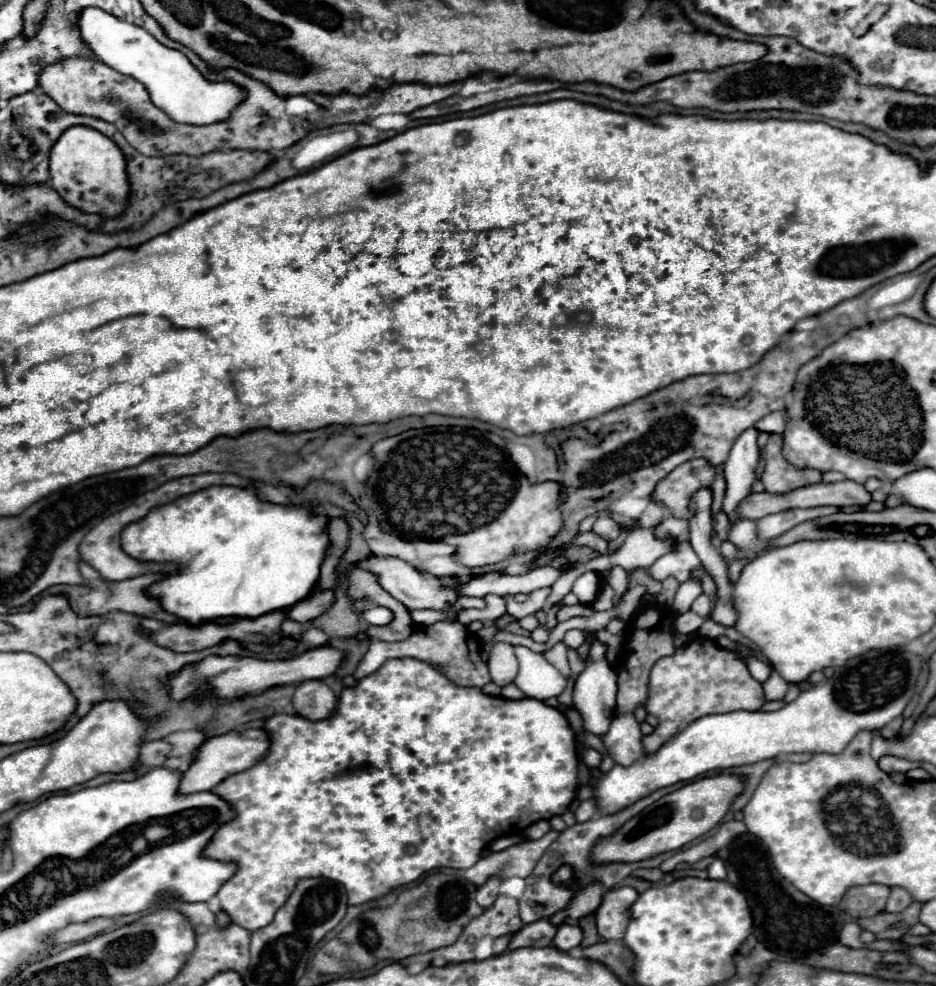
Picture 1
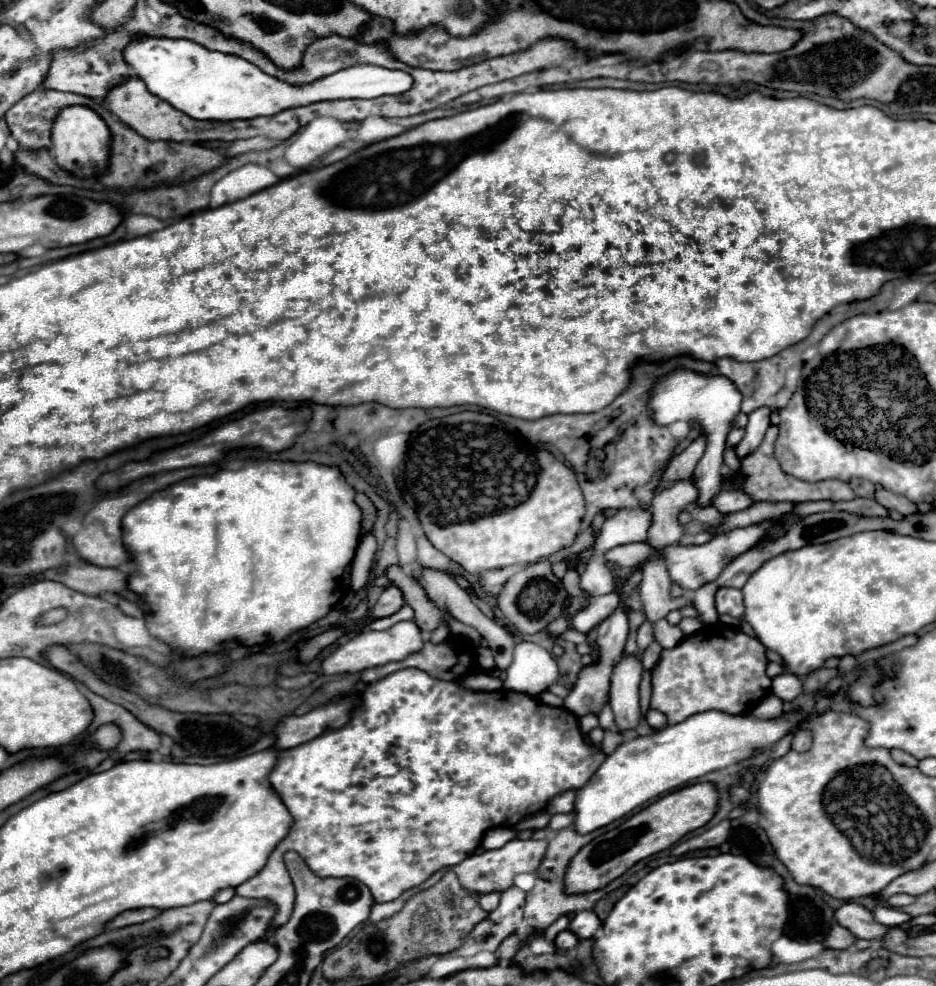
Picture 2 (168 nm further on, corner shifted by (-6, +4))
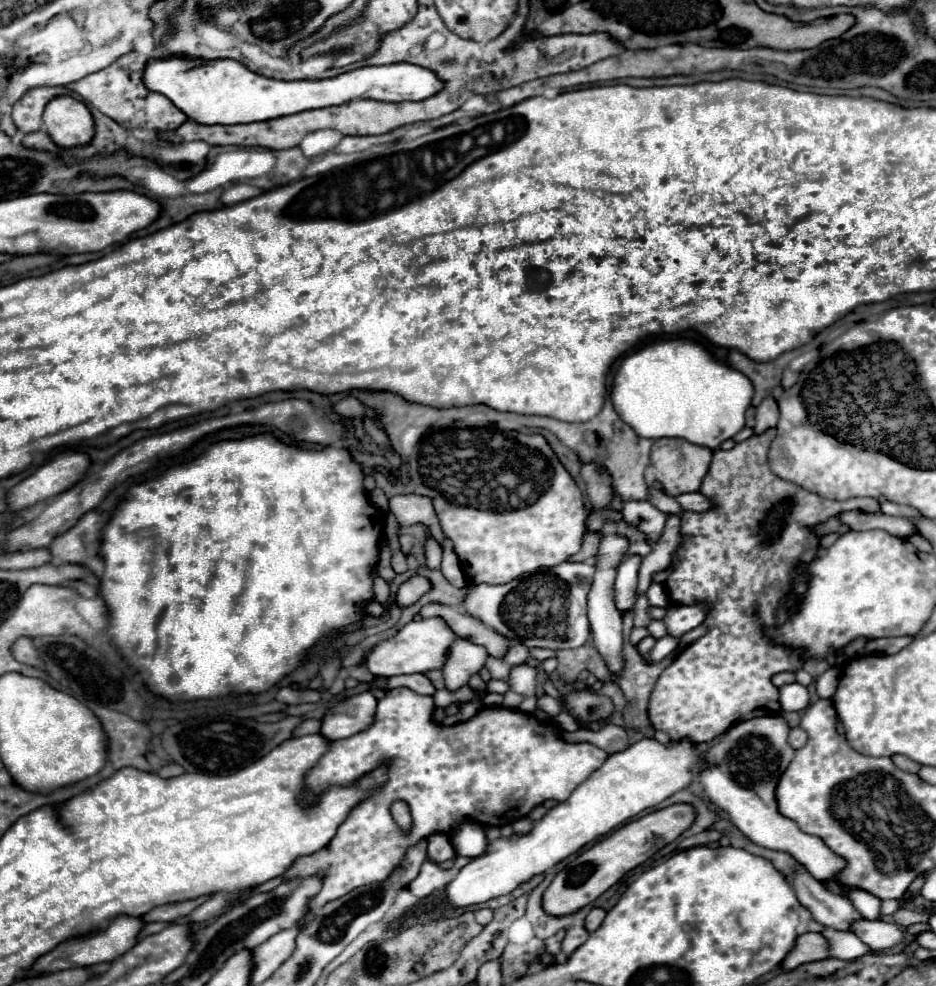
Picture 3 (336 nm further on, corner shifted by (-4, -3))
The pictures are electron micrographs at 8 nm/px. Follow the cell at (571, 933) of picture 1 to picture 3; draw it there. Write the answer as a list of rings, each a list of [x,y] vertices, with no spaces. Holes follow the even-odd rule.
[[[591,909],[589,915],[585,917],[583,927],[585,927],[589,933],[593,933],[593,931],[603,923],[603,919],[605,919],[605,911],[603,911],[603,909]]]

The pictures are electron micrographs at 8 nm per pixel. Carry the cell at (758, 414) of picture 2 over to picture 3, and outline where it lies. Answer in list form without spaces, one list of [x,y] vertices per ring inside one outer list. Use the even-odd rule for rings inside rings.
[[[767,397],[759,407],[757,407],[757,413],[755,413],[755,435],[761,435],[765,433],[767,429],[775,427],[777,425],[777,419],[779,419],[779,409],[777,409],[777,403]]]

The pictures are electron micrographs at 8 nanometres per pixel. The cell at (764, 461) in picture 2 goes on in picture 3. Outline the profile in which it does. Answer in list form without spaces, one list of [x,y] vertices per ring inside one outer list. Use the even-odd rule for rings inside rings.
[[[767,429],[763,435],[753,435],[747,441],[737,443],[729,451],[717,449],[713,453],[711,467],[701,483],[701,493],[715,503],[713,511],[691,513],[687,511],[681,517],[683,543],[675,553],[677,569],[665,581],[671,601],[705,601],[711,605],[711,611],[705,619],[709,633],[687,645],[675,661],[661,673],[657,679],[651,699],[649,699],[649,721],[655,729],[665,731],[671,741],[689,737],[695,743],[711,741],[713,737],[727,731],[739,721],[747,721],[761,715],[777,715],[779,707],[779,689],[771,683],[771,677],[779,671],[795,671],[803,665],[801,653],[787,651],[781,645],[773,645],[761,633],[761,623],[755,617],[765,617],[765,625],[783,623],[787,615],[795,611],[795,601],[805,591],[803,585],[803,565],[811,561],[817,553],[817,535],[811,533],[811,527],[817,523],[835,517],[841,511],[861,509],[867,513],[879,511],[877,499],[855,497],[845,501],[823,499],[795,483],[783,481],[771,473],[767,463],[767,451],[775,437],[775,429]],[[753,609],[759,609],[759,615],[753,615]]]

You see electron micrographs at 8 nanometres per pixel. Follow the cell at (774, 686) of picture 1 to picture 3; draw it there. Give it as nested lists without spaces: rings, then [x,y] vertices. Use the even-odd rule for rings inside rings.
[[[789,683],[779,689],[779,703],[783,711],[801,711],[809,705],[809,691],[799,683]]]

